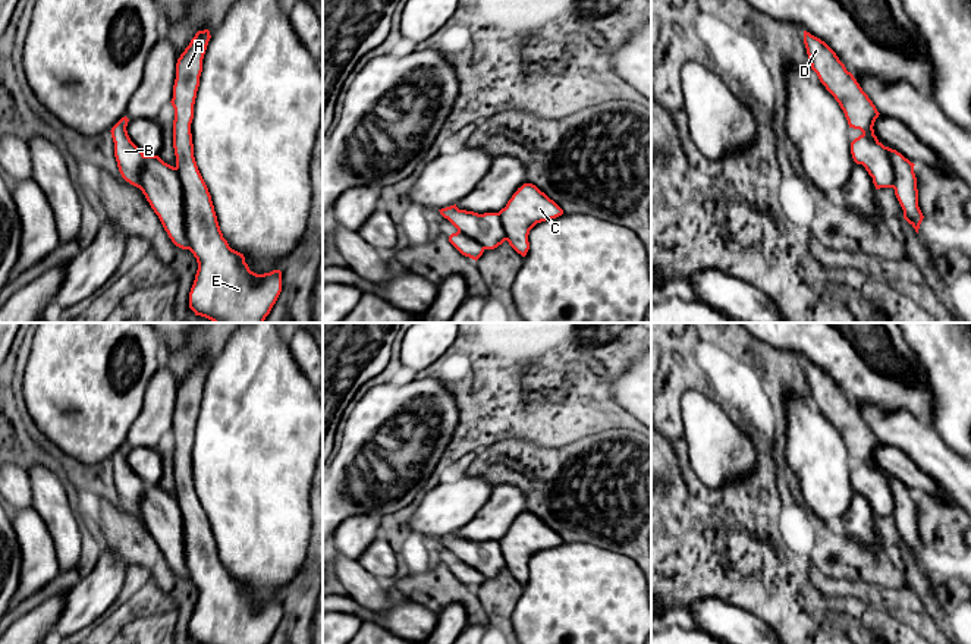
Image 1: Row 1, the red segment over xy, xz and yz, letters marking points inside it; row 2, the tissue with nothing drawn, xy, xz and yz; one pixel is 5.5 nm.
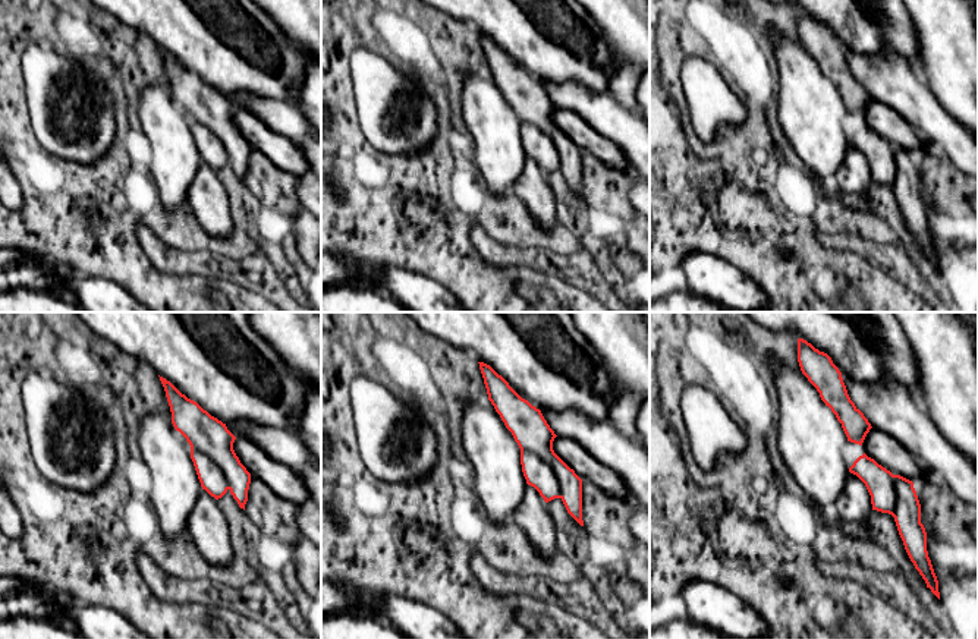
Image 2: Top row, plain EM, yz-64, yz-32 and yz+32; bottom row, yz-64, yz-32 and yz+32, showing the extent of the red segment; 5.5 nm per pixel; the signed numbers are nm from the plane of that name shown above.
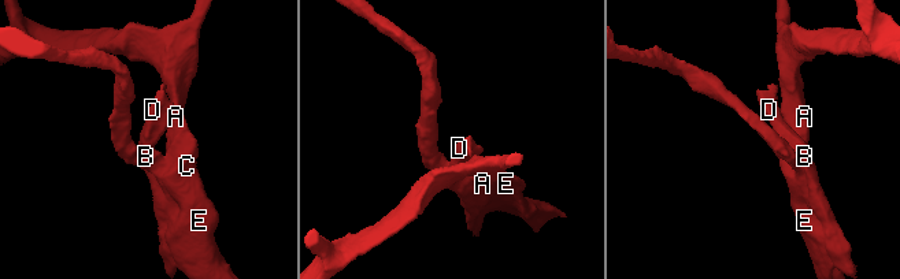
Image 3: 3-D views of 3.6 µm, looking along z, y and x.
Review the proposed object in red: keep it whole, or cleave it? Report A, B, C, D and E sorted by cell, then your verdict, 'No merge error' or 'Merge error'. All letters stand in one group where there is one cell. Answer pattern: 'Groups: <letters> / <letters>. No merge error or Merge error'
Groups: A C E / B D. Merge error

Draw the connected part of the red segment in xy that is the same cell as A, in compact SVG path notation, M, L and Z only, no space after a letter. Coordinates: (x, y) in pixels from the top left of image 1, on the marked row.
M208 29L198 31L176 63L172 106L173 148L176 166L164 163L158 155L145 155L139 173L141 188L154 213L158 216L172 242L189 249L198 263L194 285L189 292L189 308L195 315L213 323L264 323L282 292L282 271L257 274L249 270L243 254L232 249L220 230L208 188L194 157L191 123L194 104L202 72L202 59L211 35Z

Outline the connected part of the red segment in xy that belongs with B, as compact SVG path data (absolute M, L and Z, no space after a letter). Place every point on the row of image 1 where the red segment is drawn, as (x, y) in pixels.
M125 116L110 131L114 142L114 157L122 178L142 191L139 173L142 170L145 155L131 141L126 131L128 122L129 119Z

